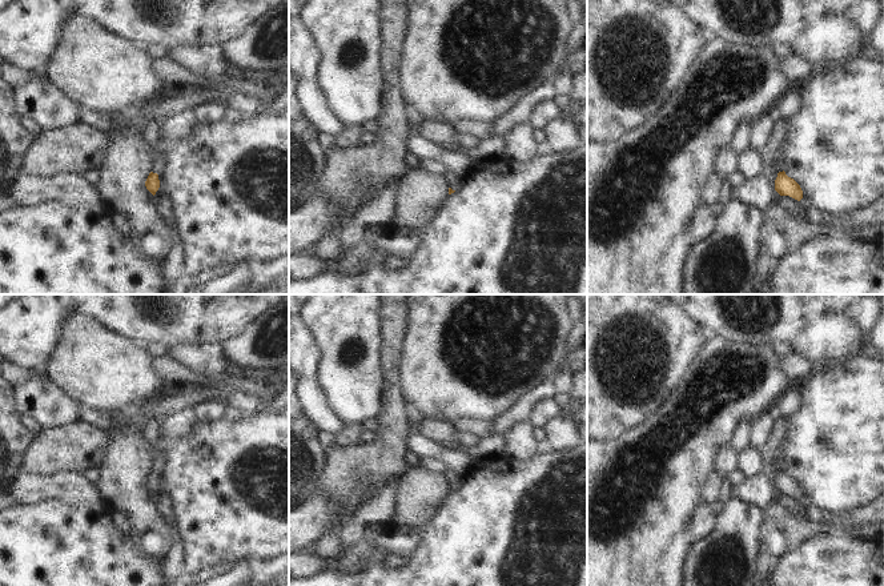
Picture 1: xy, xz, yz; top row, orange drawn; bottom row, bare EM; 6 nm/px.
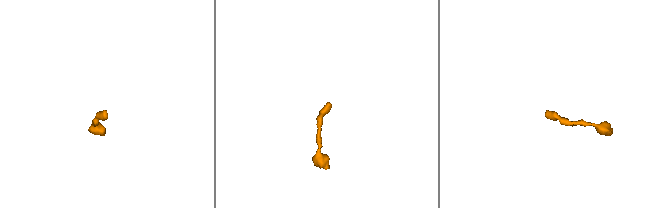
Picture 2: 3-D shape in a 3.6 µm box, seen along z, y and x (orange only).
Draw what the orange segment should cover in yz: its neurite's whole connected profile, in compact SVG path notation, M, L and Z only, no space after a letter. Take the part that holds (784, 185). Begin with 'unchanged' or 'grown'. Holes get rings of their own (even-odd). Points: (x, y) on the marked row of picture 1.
grown; M777 154L775 156L775 168L777 170L777 177L775 180L775 190L780 196L789 196L797 201L803 198L803 190L800 185L791 177L785 174L783 166L779 164Z

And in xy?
grown; M157 152L156 156L153 156L153 164L150 166L150 173L145 181L146 189L154 196L156 192L160 188L160 180L158 174L162 172L164 158L162 152Z

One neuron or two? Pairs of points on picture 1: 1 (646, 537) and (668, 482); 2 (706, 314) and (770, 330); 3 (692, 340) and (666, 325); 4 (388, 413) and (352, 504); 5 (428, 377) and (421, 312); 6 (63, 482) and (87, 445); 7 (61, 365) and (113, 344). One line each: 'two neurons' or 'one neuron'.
1: one neuron
2: one neuron
3: one neuron
4: one neuron
5: one neuron
6: two neurons
7: one neuron

